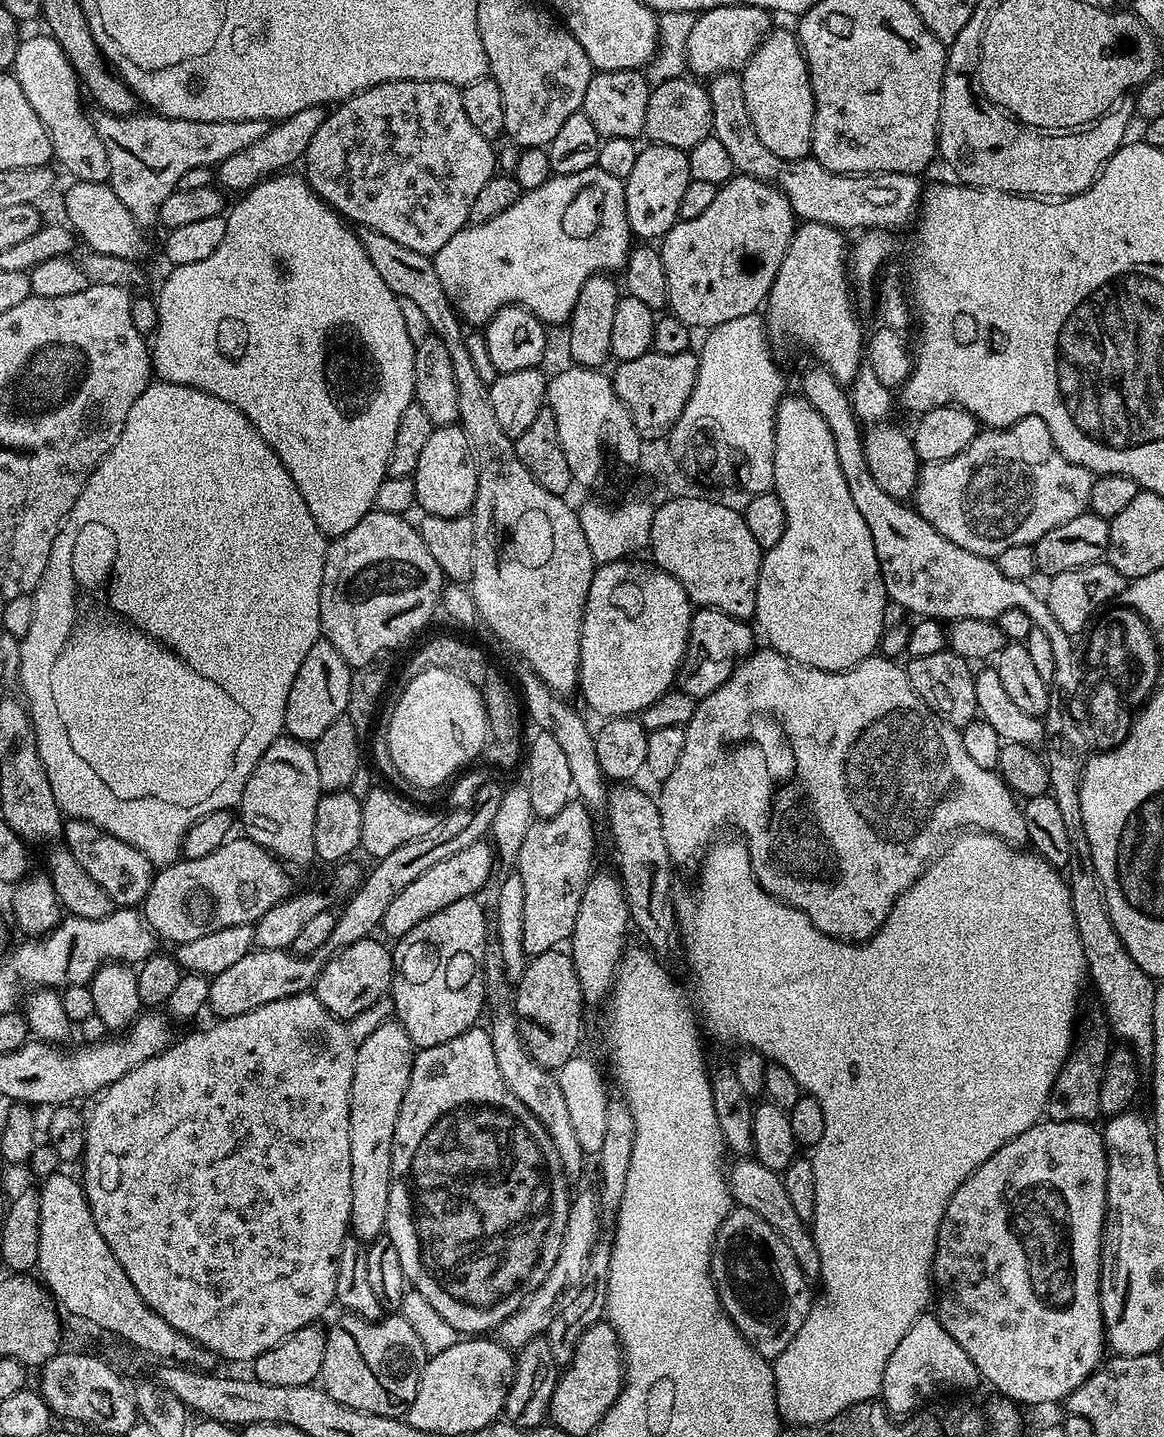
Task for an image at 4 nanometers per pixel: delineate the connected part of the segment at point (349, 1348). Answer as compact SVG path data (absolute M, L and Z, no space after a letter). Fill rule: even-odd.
M344 1314L341 1317L341 1320L334 1321L328 1328L326 1358L322 1358L319 1383L322 1385L324 1391L330 1394L330 1398L334 1398L334 1402L342 1402L342 1406L353 1408L366 1414L374 1414L375 1416L403 1417L407 1413L409 1406L414 1402L414 1394L418 1394L418 1382L422 1378L422 1370L425 1364L428 1363L429 1358L428 1351L424 1349L422 1341L418 1339L418 1334L414 1334L414 1330L410 1327L410 1322L406 1322L403 1316L399 1314L388 1314L379 1320L364 1320L360 1316L351 1314Z

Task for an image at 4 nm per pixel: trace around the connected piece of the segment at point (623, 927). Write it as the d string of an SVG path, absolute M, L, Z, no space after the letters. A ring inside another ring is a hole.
M593 871L592 877L586 882L586 890L582 890L582 903L578 906L578 922L574 922L574 930L570 941L570 955L574 962L574 970L578 974L580 989L584 995L585 1005L592 1006L607 1001L612 985L616 982L616 969L620 967L620 958L626 951L624 935L630 932L628 903L624 897L624 886L615 871Z

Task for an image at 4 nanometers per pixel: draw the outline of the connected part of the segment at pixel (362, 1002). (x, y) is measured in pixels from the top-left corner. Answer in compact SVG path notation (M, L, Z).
M376 938L359 940L346 946L335 954L322 966L314 985L314 994L330 1014L339 1020L349 1021L362 1010L370 1010L380 1000L389 995L392 986L392 970L394 956L384 944L379 944Z

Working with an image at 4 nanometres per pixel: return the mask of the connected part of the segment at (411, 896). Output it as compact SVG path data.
M487 839L474 842L474 846L466 846L466 850L458 850L458 854L450 854L450 858L442 858L442 862L437 862L434 866L430 866L430 870L418 874L418 878L414 878L414 882L410 882L410 886L405 886L394 897L394 902L390 902L390 907L386 909L382 932L392 936L391 938L402 937L410 930L414 930L414 926L418 926L418 922L430 918L430 914L438 914L438 910L446 910L446 906L450 906L450 902L458 902L467 896L475 897L480 894L476 892L482 891L492 876L492 860L494 861L494 849Z

